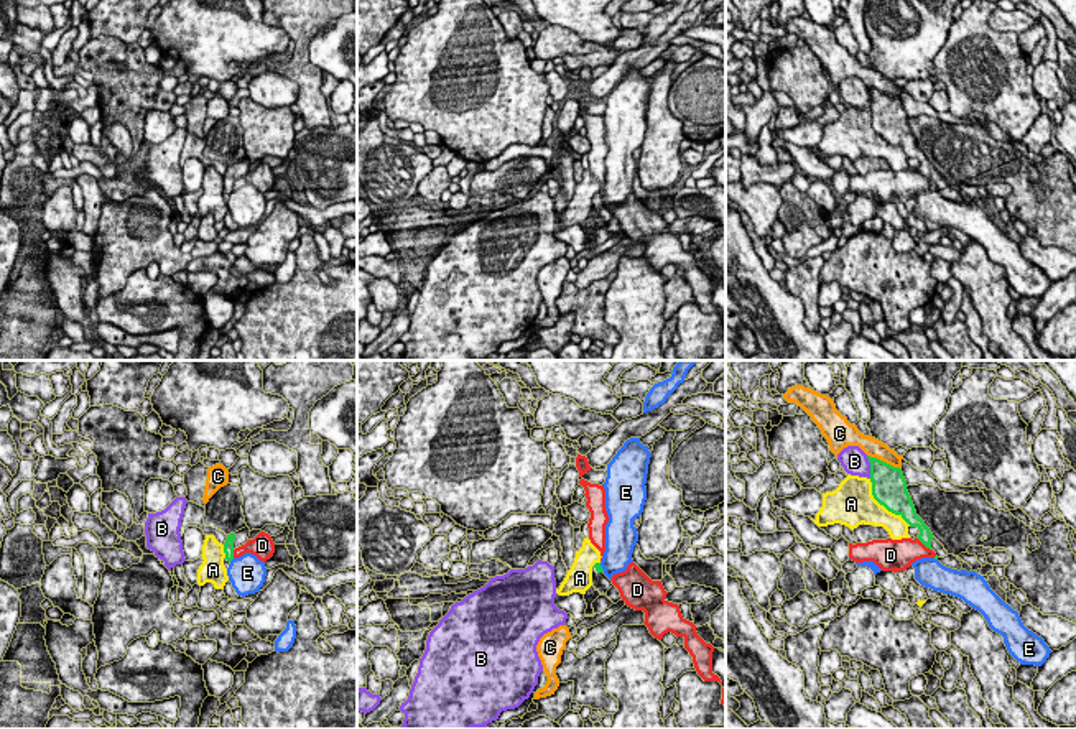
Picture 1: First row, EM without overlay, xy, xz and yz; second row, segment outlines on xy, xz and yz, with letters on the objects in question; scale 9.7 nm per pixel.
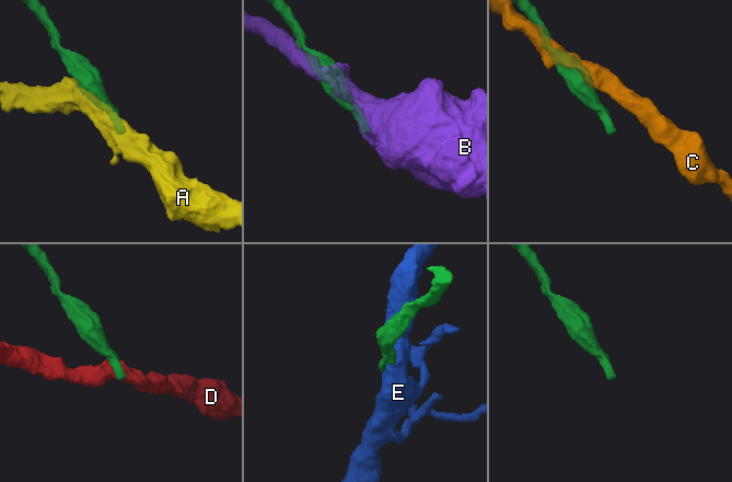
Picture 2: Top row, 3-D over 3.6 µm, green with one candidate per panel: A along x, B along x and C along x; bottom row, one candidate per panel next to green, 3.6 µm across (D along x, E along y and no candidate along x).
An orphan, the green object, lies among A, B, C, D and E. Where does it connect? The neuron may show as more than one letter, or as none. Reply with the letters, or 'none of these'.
none of these

